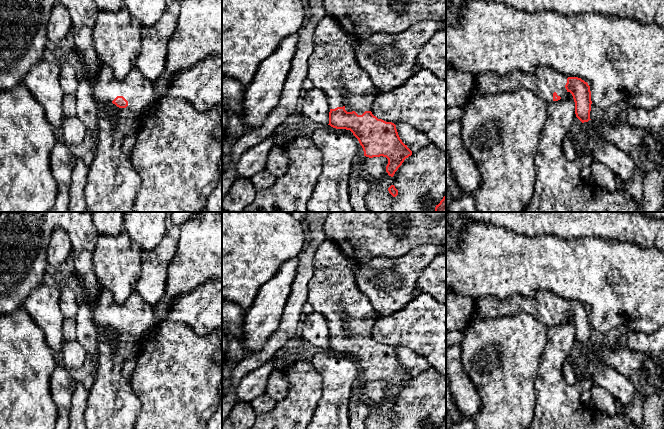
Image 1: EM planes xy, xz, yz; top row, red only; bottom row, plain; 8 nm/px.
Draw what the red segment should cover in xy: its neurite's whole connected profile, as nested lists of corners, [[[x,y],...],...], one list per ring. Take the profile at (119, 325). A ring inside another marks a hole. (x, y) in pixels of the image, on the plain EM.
[[[102,287],[91,312],[96,326],[113,327],[119,332],[127,331],[139,340],[148,336],[158,323],[153,306],[135,291],[123,304],[117,304],[113,295]]]

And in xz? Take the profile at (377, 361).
[[[326,238],[318,247],[313,258],[313,276],[309,281],[307,302],[314,312],[323,315],[329,328],[329,348],[336,353],[350,354],[363,372],[364,380],[386,381],[386,396],[393,401],[412,375],[400,363],[396,349],[378,343],[372,338],[372,330],[378,319],[370,300],[359,291],[354,278],[355,264],[339,247]]]

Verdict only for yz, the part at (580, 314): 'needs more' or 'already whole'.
needs more

